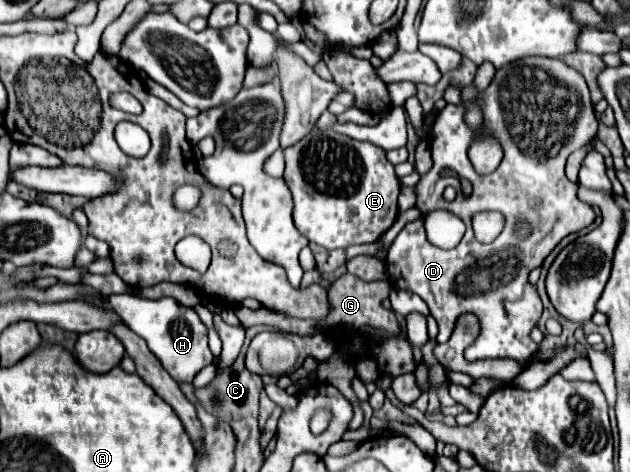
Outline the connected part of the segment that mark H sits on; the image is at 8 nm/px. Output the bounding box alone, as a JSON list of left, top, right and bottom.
[108,294,214,382]

